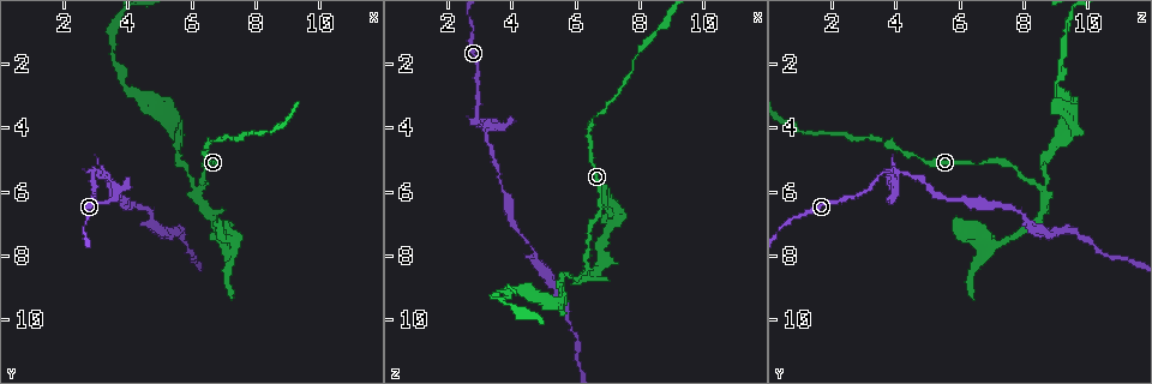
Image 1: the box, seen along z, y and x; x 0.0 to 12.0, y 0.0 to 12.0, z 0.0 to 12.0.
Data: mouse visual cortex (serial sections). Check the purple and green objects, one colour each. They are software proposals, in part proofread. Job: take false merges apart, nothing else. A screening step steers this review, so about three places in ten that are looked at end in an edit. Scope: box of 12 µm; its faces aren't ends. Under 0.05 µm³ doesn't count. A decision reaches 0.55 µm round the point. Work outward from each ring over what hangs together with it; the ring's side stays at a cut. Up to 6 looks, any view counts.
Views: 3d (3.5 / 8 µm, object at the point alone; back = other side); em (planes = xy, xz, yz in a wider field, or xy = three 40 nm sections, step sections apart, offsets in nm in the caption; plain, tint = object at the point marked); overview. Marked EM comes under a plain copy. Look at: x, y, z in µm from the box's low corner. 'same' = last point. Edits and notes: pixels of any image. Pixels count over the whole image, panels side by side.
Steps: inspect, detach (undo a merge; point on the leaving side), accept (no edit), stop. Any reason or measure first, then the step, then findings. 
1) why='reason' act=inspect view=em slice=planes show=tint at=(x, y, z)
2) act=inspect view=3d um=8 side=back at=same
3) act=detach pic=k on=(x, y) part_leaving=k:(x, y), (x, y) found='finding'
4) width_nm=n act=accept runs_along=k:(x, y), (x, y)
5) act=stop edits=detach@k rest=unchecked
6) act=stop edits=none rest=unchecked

why='sharp bend' act=inspect view=3d um=3.5 at=(3.0, 5.4, 3.9)

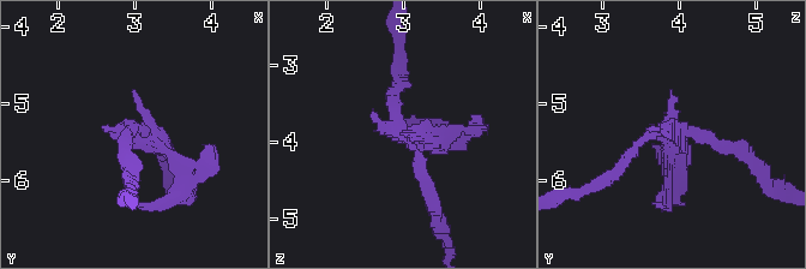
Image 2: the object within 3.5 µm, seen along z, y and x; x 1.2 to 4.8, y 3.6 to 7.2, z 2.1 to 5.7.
act=inspect view=em slice=xy step=2 show=tint at=(3.00, 5.35, 3.95)

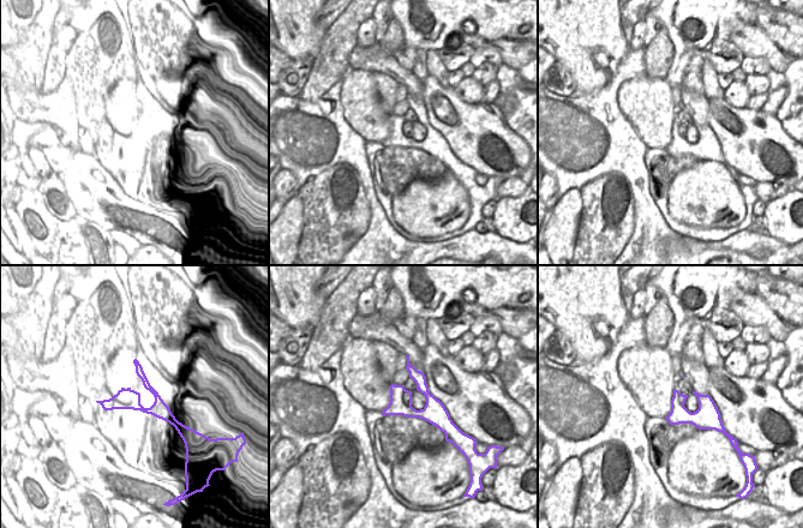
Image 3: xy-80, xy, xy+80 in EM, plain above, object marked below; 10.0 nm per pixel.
act=detach pic=2 on=(672, 169) border=3:(130, 390), (130, 401), (139, 404) found='two cells meet here'

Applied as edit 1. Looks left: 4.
act=inspect view=3d um=3.5 at=(6.3, 5.9, 8.4)

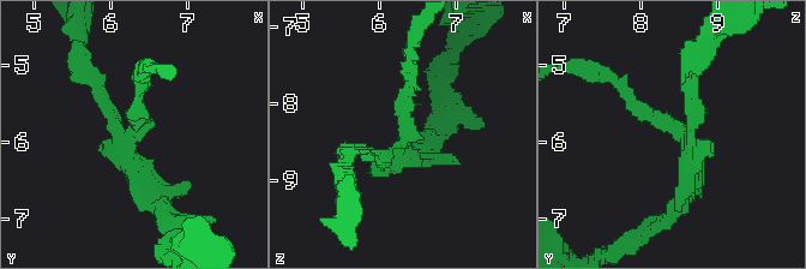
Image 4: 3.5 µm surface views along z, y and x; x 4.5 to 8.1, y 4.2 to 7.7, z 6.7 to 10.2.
arms=3 arm_widths_nm=150,150,200 why='shape alone is not enough' act=inspect view=em slice=xy step=1 show=tint at=(6.30, 5.85, 8.55)

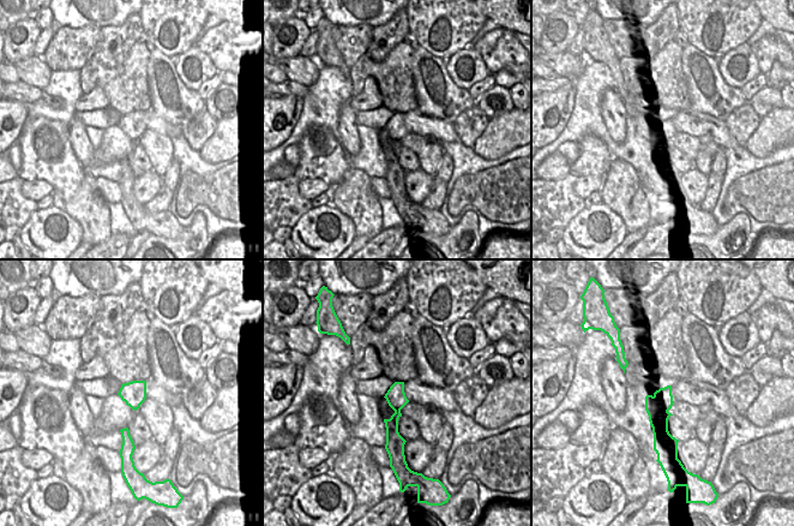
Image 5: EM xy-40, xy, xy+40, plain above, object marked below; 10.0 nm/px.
act=detach pic=4 on=(145, 185) border=5:(653, 396), (667, 411) found='two cells meet here'

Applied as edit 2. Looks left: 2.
why='sudden change in width' act=inspect view=3d um=3.5 at=(4.7, 6.8, 8.0)

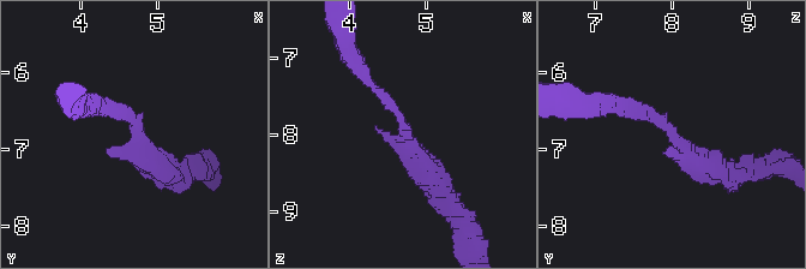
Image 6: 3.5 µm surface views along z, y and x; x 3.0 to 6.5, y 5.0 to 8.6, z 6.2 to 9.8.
arm_widths_nm=150,300 why='shape alone is not enough' act=inspect view=em slice=xy step=1 show=tint at=(4.75, 6.85, 8.05)

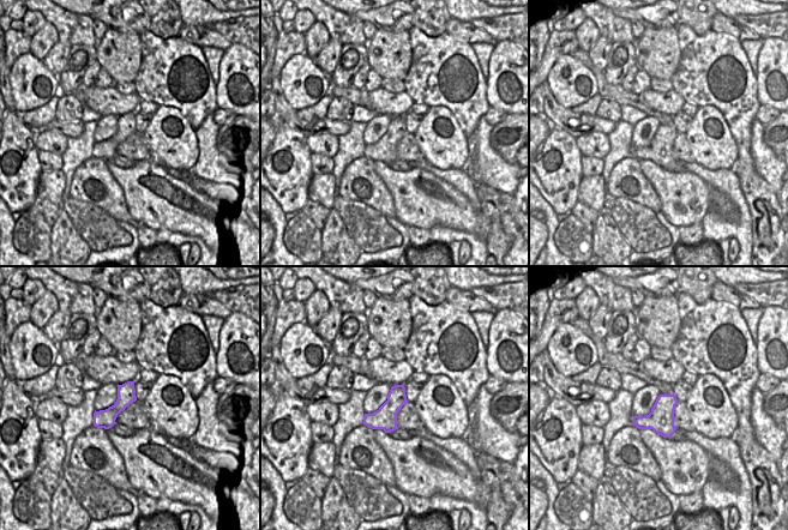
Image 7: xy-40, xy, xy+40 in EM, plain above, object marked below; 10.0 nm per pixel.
width_nm=240 act=accept runs_along=6:(368, 83), (401, 117), (408, 148), (445, 193) found='all the same cell'

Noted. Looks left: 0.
act=stop edits=detach@2,detach@4 rest=unchecked

